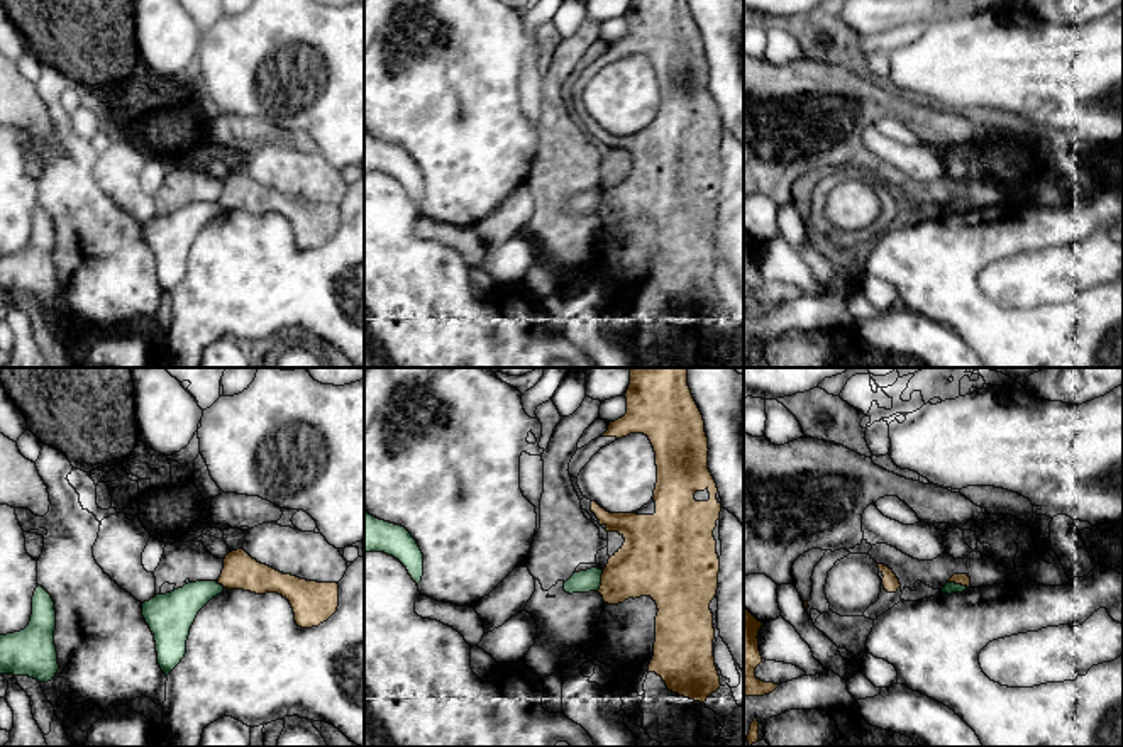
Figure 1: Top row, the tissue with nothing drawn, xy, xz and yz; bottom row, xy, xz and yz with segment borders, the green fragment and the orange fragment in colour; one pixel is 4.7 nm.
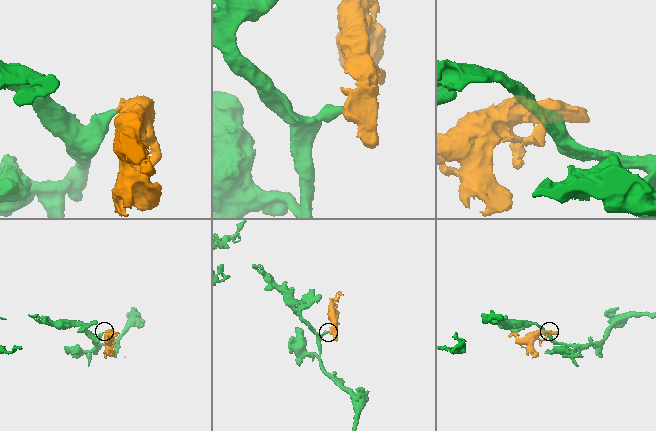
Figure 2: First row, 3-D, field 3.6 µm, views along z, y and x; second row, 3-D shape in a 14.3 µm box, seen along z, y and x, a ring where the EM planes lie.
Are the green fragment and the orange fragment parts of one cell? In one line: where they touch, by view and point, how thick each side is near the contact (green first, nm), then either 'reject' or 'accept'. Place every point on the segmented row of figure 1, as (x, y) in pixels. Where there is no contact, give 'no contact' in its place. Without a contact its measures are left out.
meets green in xz at (600, 580); 110 nm thick on the green side, 300 nm on the other; reject

